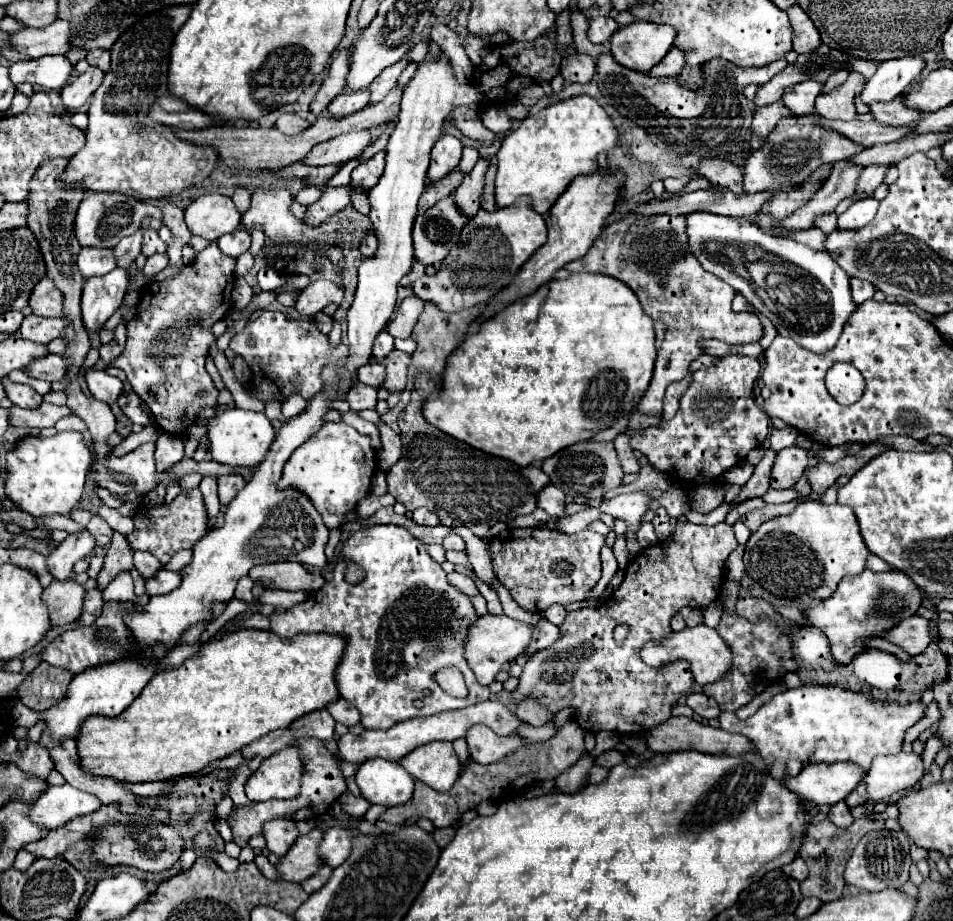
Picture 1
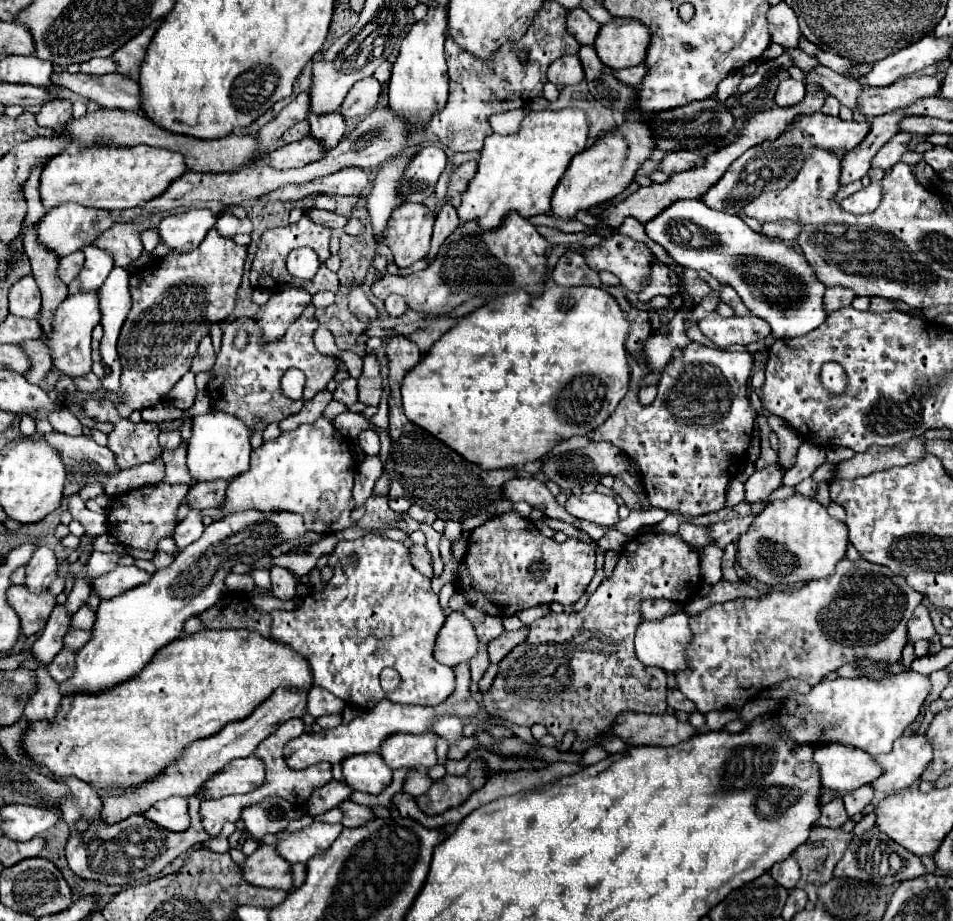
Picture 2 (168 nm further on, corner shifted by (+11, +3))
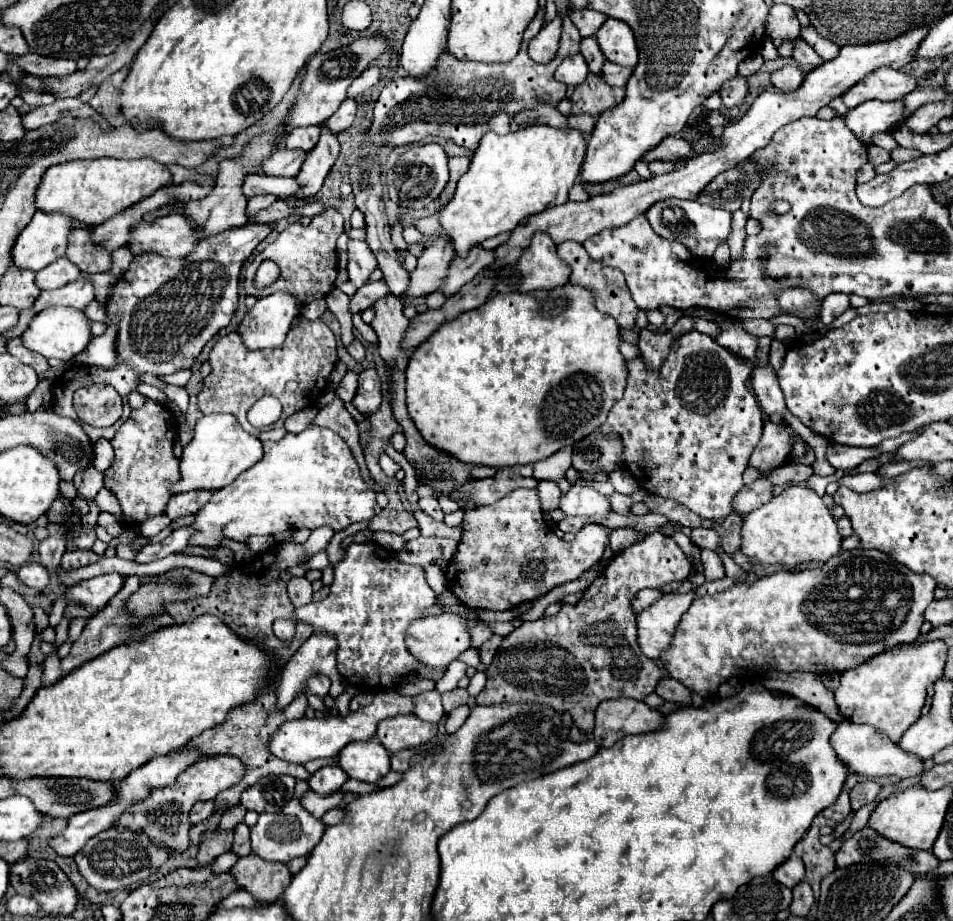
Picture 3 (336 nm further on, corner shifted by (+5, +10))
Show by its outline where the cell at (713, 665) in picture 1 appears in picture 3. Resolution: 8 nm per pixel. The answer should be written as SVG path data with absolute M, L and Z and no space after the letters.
M693 592L687 594L665 594L651 608L637 616L639 646L645 656L657 660L667 648L671 648L673 634L681 616L689 610Z

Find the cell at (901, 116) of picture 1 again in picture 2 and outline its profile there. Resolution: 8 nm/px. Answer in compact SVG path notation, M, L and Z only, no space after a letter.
M817 65L815 69L805 73L805 83L817 83L821 87L825 87L825 91L833 97L837 97L837 101L849 109L855 107L857 97L861 93L861 83L855 79L847 79L835 71L831 71L825 65Z

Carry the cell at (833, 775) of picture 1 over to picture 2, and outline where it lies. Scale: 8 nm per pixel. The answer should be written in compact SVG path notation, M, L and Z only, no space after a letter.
M827 743L815 749L815 761L819 763L823 787L839 795L869 785L883 775L881 765L869 753L843 743Z

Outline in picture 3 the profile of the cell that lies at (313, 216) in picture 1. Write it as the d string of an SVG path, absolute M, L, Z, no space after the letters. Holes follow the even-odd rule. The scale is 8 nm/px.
M327 208L321 216L315 216L311 220L311 224L307 224L307 226L303 226L299 222L289 224L285 230L279 232L277 240L271 242L261 252L261 256L251 262L251 266L247 270L247 278L245 278L245 292L251 296L257 296L257 298L263 298L263 296L269 296L271 292L283 290L283 292L297 296L299 302L303 302L303 306L309 304L311 300L317 300L317 298L329 294L333 290L333 282L337 278L335 240L341 232L343 232L343 216L333 208ZM263 260L273 260L281 268L281 276L271 286L257 288L255 272Z

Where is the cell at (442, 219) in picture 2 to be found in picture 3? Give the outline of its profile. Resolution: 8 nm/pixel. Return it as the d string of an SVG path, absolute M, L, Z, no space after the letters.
M447 234L433 240L433 244L425 248L423 254L419 256L419 264L411 272L411 284L405 296L427 296L433 290L437 290L441 280L445 278L453 254L455 252Z

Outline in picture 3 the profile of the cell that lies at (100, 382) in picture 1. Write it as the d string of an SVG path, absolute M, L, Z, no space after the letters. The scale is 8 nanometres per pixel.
M49 306L43 312L39 312L27 332L21 336L23 344L33 350L43 354L45 358L59 358L59 360L73 360L77 354L81 354L87 344L91 342L91 328L89 328L89 318L85 310L79 308L67 308L67 306Z

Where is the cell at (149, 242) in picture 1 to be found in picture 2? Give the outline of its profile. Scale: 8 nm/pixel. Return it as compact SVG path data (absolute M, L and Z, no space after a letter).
M117 223L105 233L101 233L101 237L93 241L93 245L113 253L111 257L115 267L127 267L143 251L143 245L139 239L141 231L143 231L141 223Z

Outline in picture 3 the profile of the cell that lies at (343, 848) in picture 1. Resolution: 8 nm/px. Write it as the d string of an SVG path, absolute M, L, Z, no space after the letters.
M293 798L287 806L283 806L281 812L277 814L259 814L257 824L251 828L251 848L255 850L255 854L259 854L265 860L271 862L289 862L297 856L309 856L311 850L319 844L323 832L325 832L325 824L317 818L313 818L301 804L297 798Z

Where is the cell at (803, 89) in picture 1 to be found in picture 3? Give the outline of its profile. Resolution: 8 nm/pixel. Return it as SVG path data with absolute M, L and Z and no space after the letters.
M783 66L777 72L771 74L771 82L781 90L781 92L791 92L791 90L799 90L799 86L803 84L805 74L797 68L797 66Z

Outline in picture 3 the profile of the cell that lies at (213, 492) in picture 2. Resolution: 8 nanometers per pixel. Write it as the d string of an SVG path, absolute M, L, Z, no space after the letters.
M191 490L191 492L183 492L183 494L175 494L169 504L165 514L171 520L177 520L181 516L189 516L189 514L197 514L213 496L213 490Z

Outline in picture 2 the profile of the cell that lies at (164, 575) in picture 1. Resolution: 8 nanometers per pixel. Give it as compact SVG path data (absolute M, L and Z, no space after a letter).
M117 565L113 571L97 577L91 581L91 591L99 595L99 599L113 599L119 593L125 593L145 581L149 581L149 573L137 569L135 565L121 567Z

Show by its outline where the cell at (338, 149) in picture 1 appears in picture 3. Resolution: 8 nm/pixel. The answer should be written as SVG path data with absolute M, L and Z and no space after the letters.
M279 148L271 158L267 158L261 166L261 172L267 176L297 176L303 162L307 158L307 152L303 150L287 150Z

